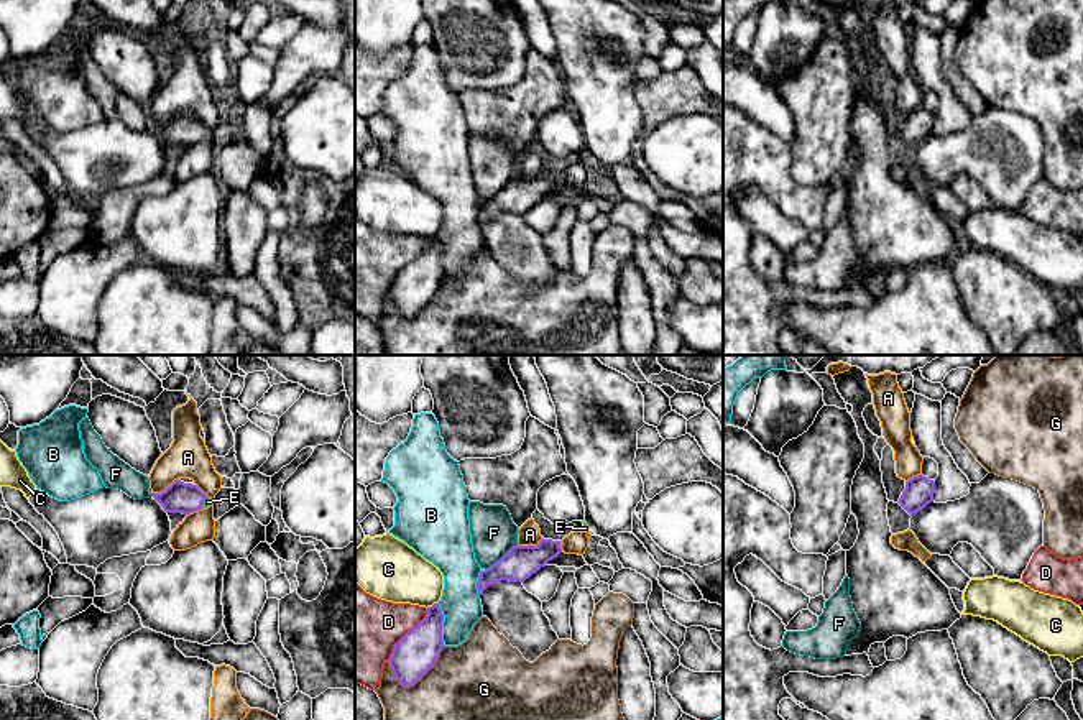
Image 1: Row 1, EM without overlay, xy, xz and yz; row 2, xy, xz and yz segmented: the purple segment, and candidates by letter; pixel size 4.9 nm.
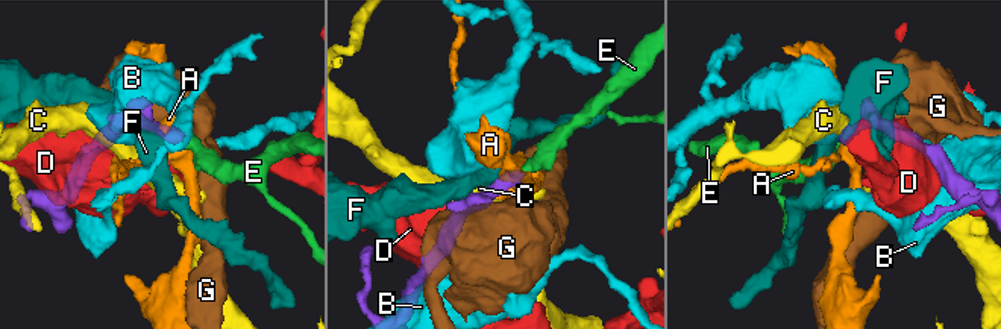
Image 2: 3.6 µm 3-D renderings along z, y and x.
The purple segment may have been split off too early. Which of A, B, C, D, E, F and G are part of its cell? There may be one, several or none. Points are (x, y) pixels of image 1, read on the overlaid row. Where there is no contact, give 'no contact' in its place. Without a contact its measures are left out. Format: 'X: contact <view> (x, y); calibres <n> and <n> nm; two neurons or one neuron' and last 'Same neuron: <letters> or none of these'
A: contact xz (529, 546); calibres 170 and 110 nm; two neurons
B: contact xz (442, 622); calibres 200 and 200 nm; two neurons
C: contact xz (433, 605); calibres 200 and 280 nm; two neurons
D: contact xz (406, 633); calibres 200 and 400 nm; two neurons
E: contact xy (204, 500); calibres 150 and 40 nm; one neuron
F: contact xz (502, 558); calibres 170 and 220 nm; two neurons
G: contact xz (423, 674); calibres 200 and 380 nm; two neurons
Same neuron: E

